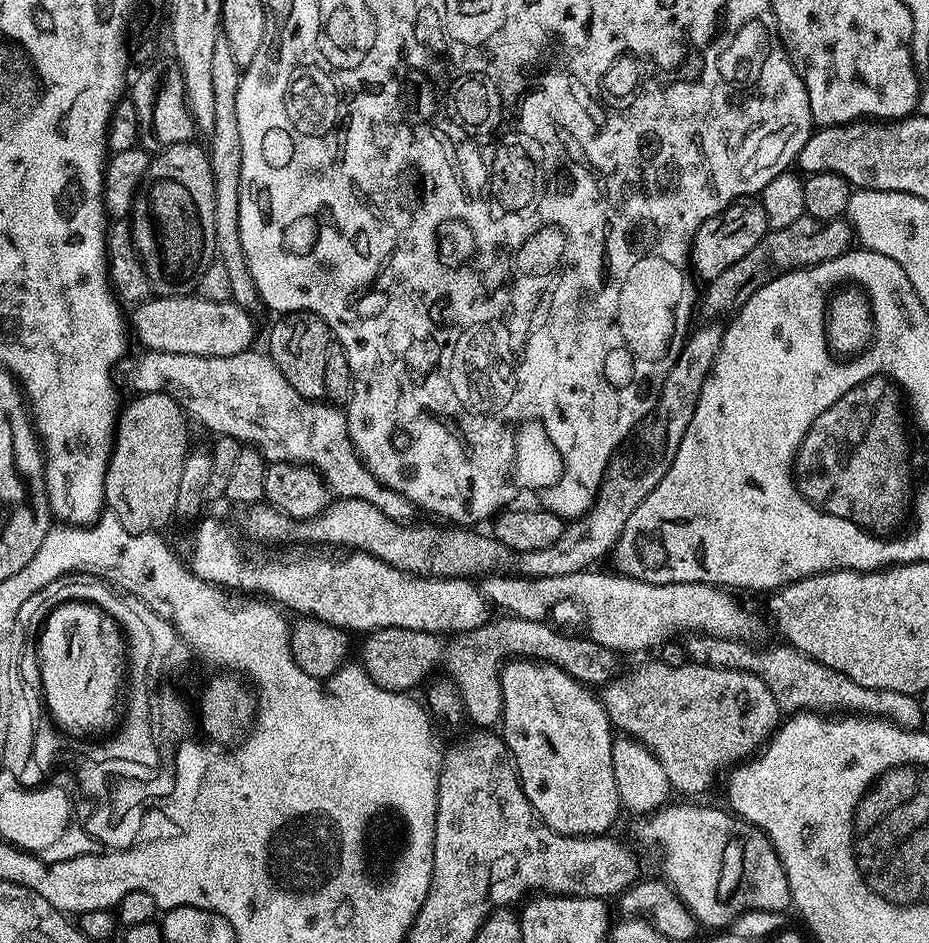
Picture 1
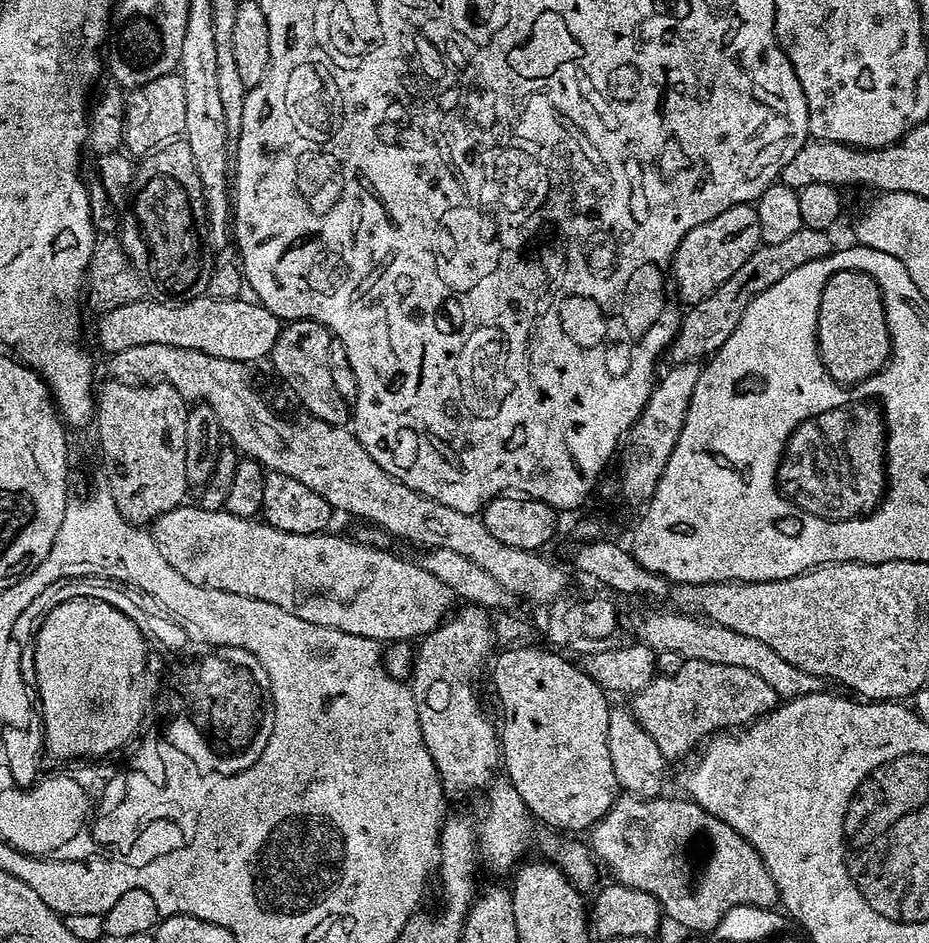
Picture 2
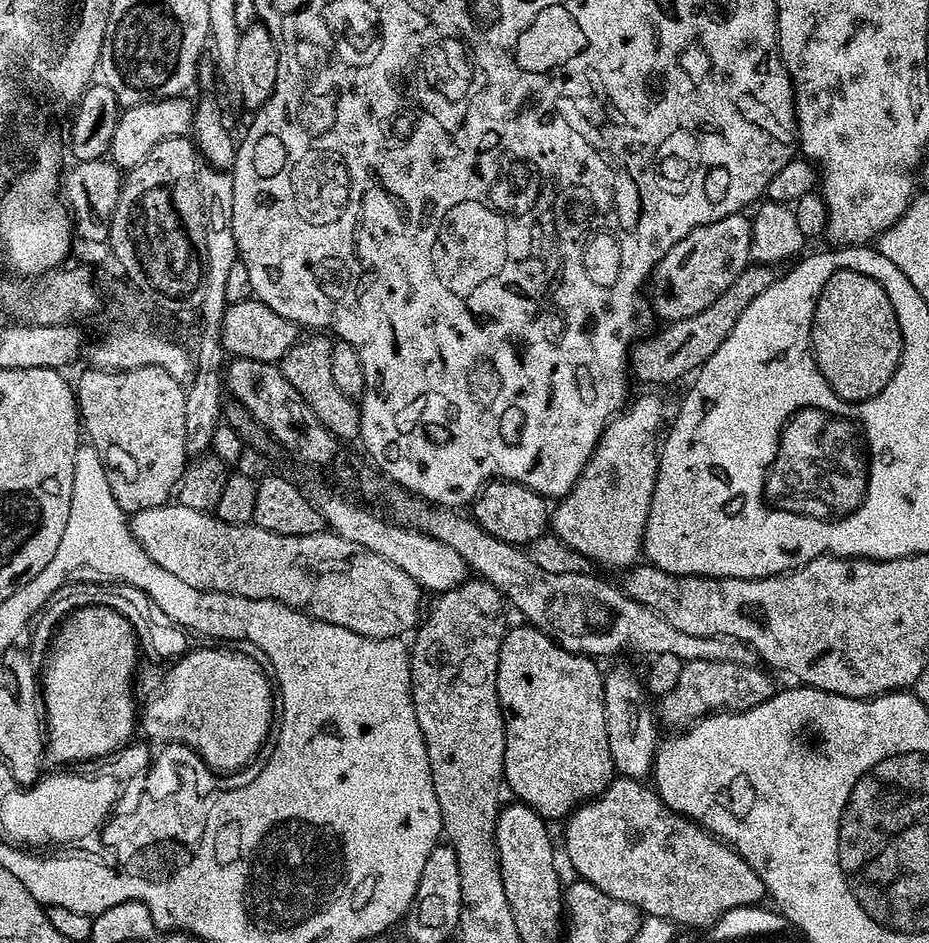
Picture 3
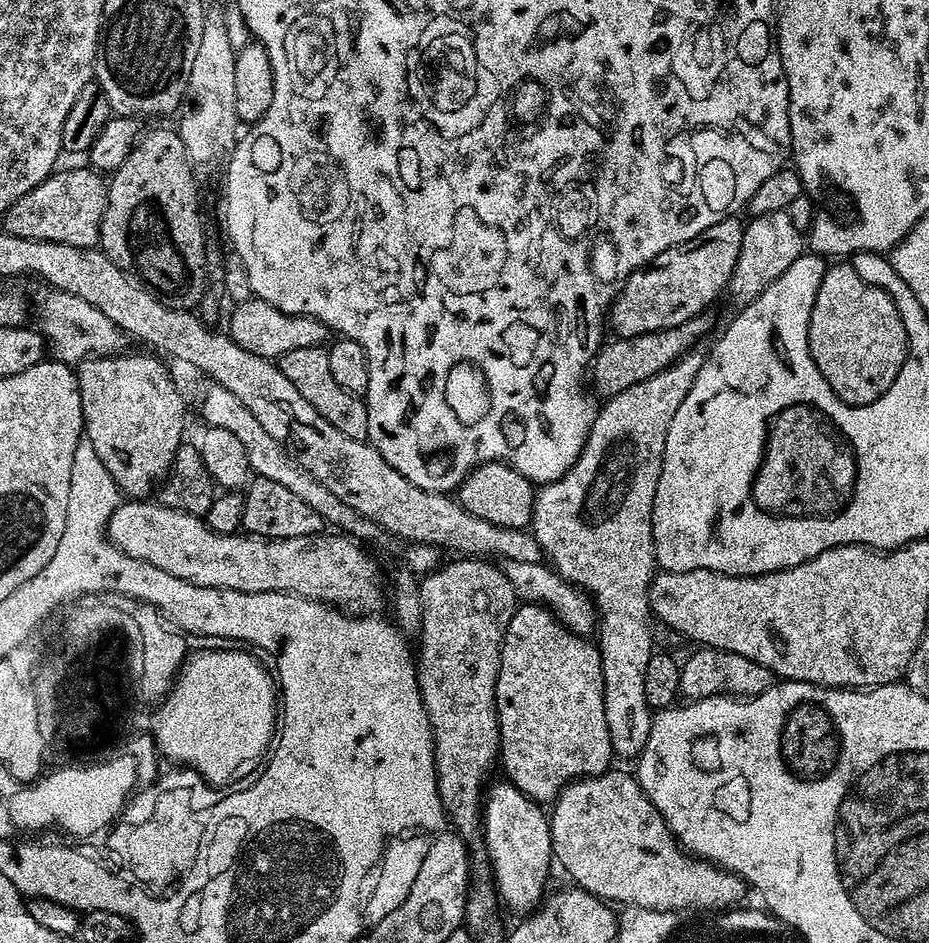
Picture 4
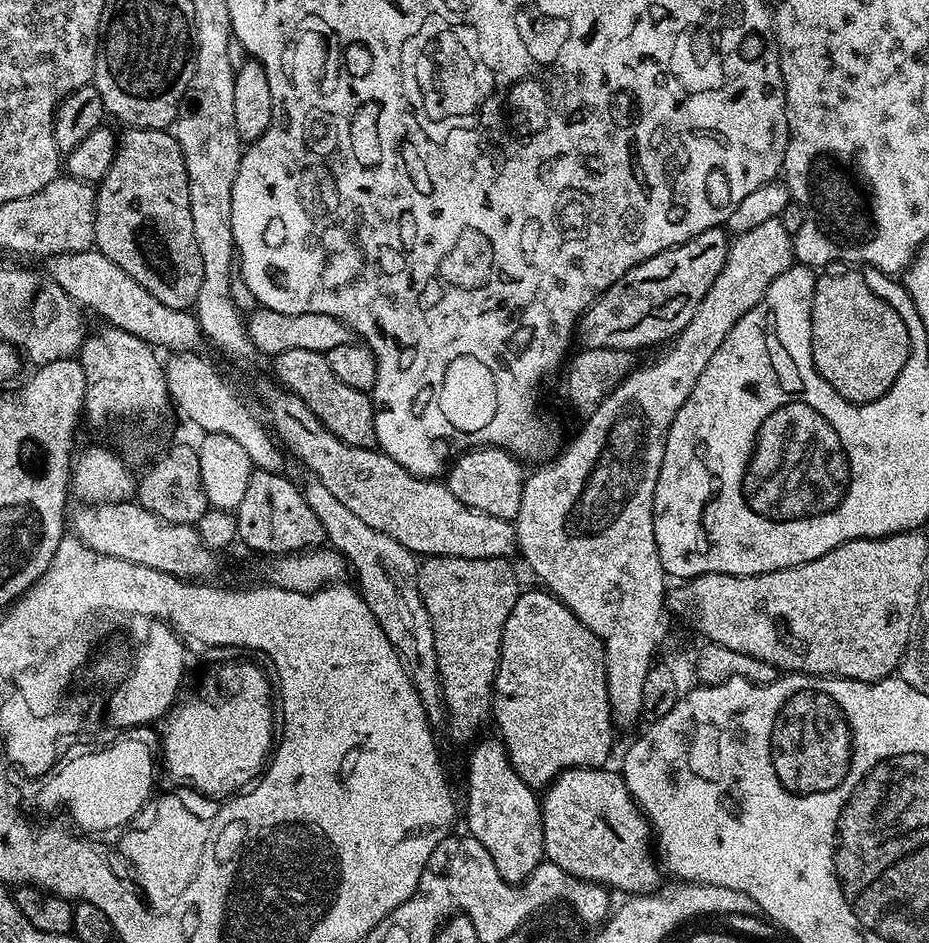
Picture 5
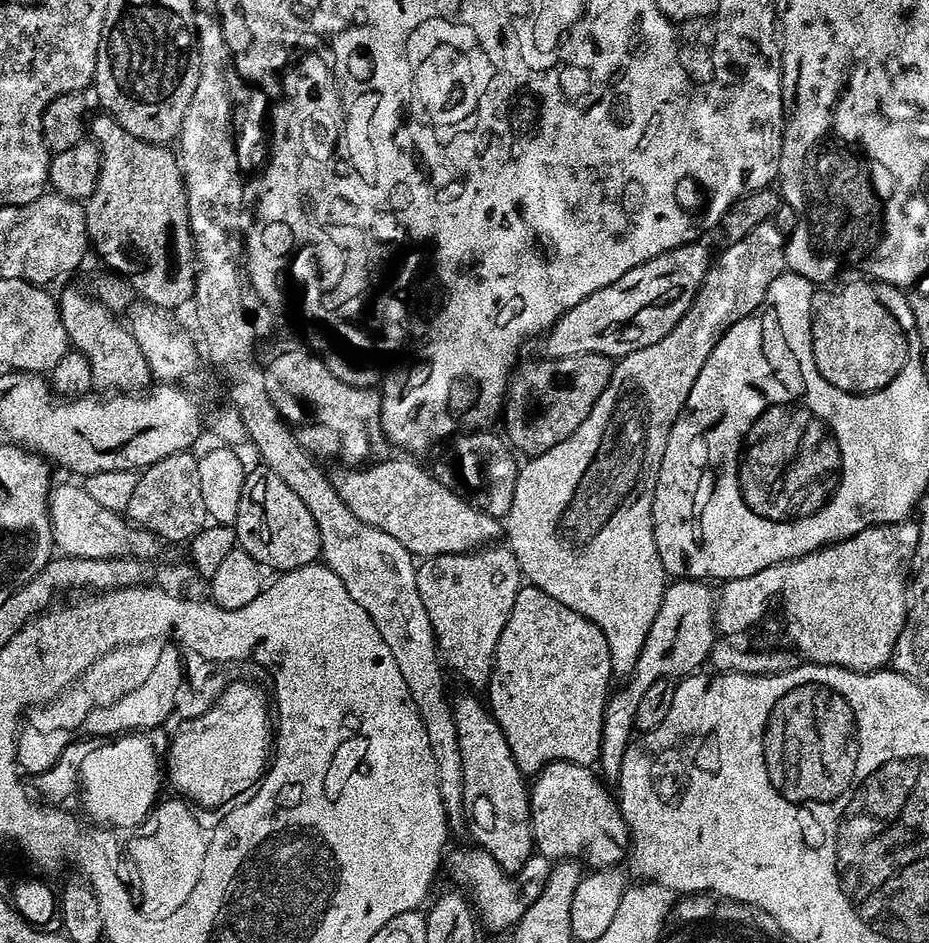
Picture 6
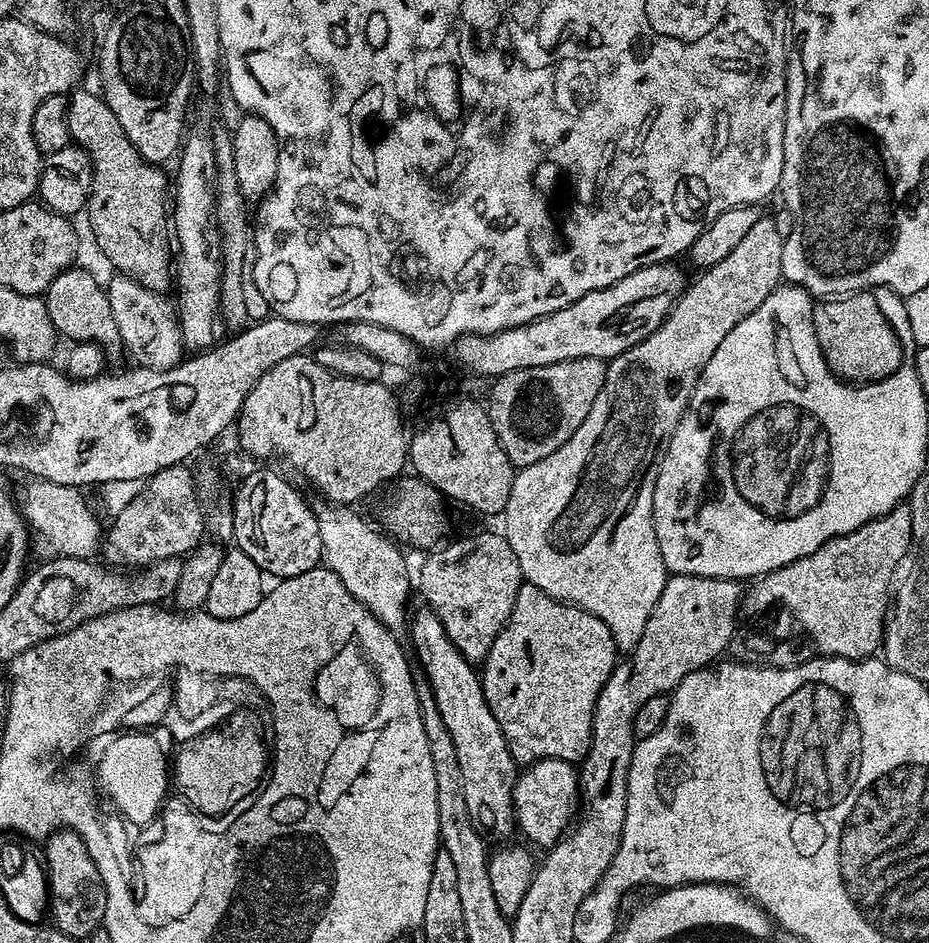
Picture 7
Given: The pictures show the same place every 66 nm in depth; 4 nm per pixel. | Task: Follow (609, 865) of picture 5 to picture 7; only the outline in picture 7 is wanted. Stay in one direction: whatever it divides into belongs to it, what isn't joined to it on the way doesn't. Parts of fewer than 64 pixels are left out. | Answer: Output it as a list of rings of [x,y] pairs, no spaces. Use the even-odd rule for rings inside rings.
[[[536,760],[517,775],[512,797],[516,827],[521,833],[524,831],[523,839],[547,850],[569,831],[577,815],[581,803],[577,765],[570,760]]]

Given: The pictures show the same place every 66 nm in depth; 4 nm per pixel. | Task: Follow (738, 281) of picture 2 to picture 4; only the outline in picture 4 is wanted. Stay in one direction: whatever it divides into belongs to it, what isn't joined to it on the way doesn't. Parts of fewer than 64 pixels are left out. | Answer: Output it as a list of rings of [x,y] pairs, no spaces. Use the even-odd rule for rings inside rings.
[[[701,314],[666,330],[638,334],[631,338],[609,339],[597,352],[596,359],[590,365],[591,387],[601,397],[607,398],[617,396],[623,388],[629,388],[638,382],[646,382],[650,378],[654,378],[654,374],[662,374],[662,370],[676,364],[688,352],[693,351],[699,345],[696,343],[711,328],[711,318],[708,317],[708,314]]]

